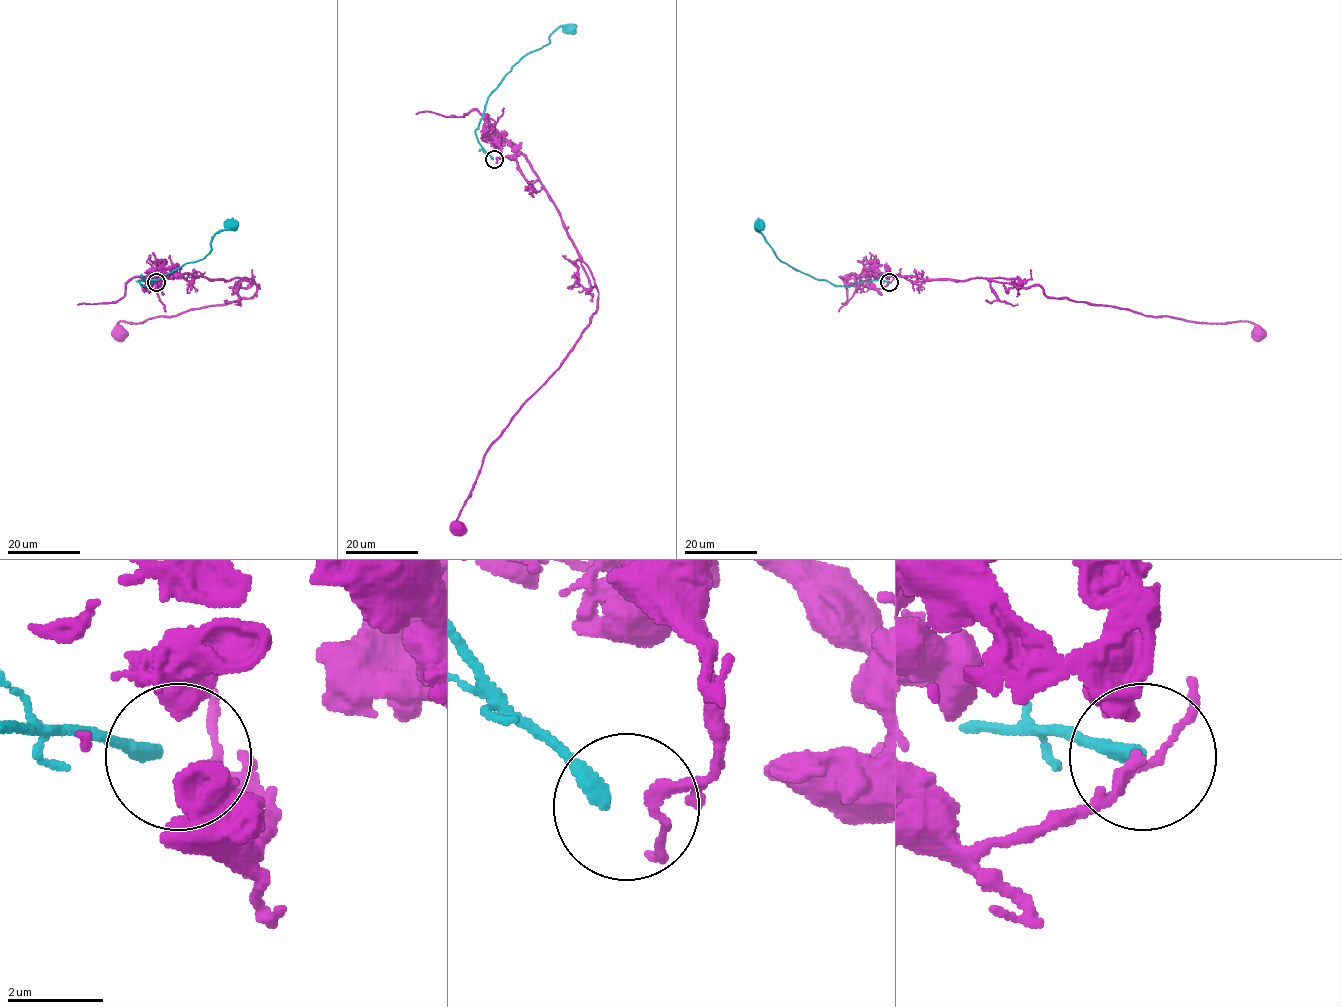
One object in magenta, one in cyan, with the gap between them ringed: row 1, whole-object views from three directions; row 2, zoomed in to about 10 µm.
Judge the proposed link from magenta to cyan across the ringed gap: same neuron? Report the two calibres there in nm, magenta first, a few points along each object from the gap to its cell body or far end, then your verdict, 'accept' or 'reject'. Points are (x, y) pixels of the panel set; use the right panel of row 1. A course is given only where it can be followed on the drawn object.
calibres 220 and 340 nm; course magenta (889, 283), (877, 288), (867, 272), (1038, 285), (1046, 295), (1145, 315), (1250, 322), (1257, 333); course cyan (889, 282), (873, 280), (834, 285), (815, 279), (779, 259), (756, 229), (760, 224); reject

